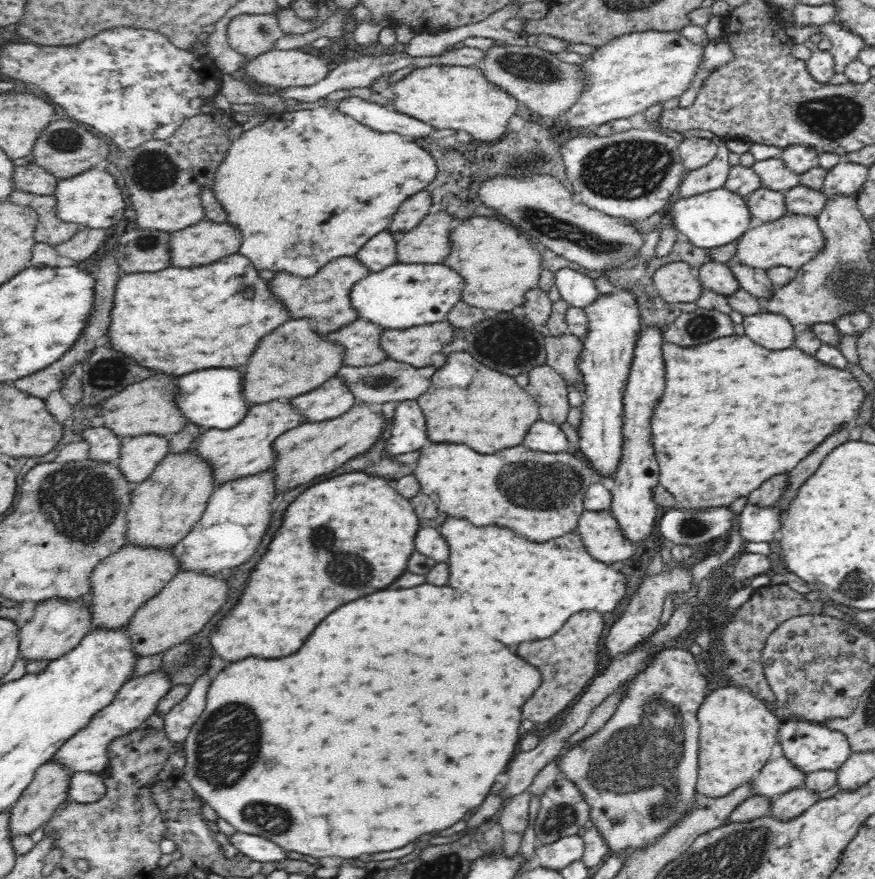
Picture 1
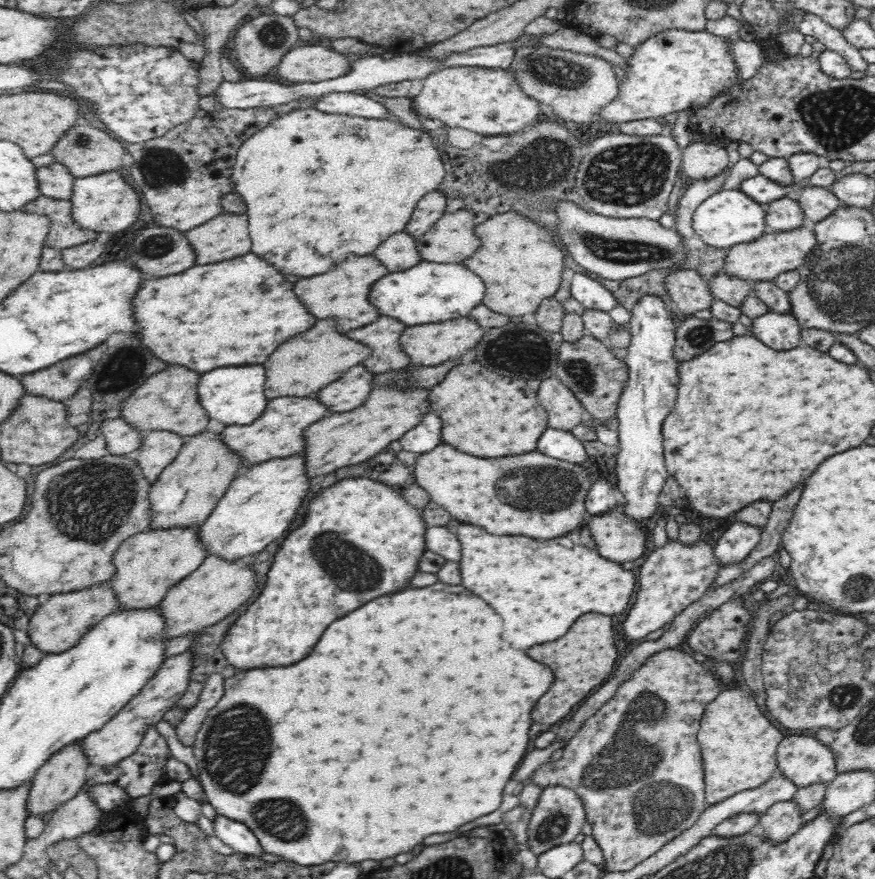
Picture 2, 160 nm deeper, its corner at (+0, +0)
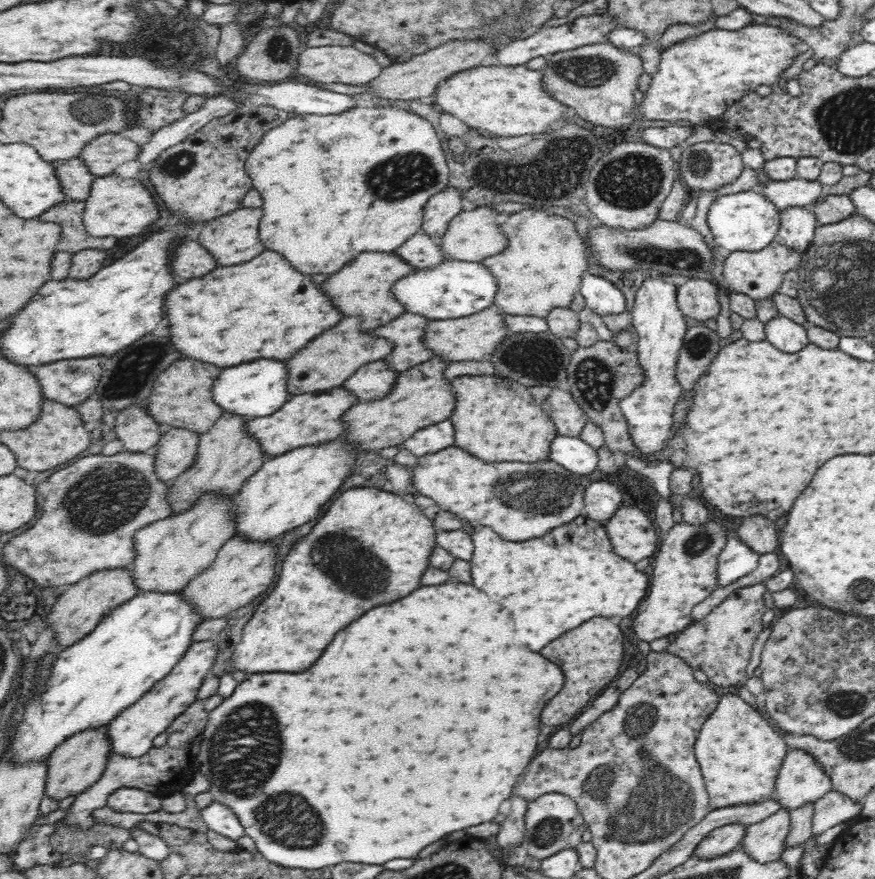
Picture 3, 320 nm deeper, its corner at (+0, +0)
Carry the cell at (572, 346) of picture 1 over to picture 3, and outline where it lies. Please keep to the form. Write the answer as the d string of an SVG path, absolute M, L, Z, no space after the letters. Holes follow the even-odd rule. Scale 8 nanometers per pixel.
M602 340L589 347L579 347L572 352L571 363L567 366L566 372L565 387L587 414L588 420L602 429L606 447L612 452L623 452L625 456L645 459L632 442L626 417L619 405L619 402L634 392L646 378L636 348L620 348L615 342Z

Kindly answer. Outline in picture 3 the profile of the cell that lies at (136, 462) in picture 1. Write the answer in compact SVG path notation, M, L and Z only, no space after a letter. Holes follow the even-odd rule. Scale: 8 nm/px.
M172 428L156 445L155 471L160 480L171 483L177 476L188 470L197 459L200 434Z

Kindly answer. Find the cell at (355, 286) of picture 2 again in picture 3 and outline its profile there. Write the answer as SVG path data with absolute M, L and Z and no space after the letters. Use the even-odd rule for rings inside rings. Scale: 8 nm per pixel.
M367 252L351 260L342 270L332 274L322 290L334 300L334 304L348 316L360 316L361 329L373 331L376 327L388 324L407 312L406 307L394 297L394 283L414 274L418 268L408 264L395 252Z

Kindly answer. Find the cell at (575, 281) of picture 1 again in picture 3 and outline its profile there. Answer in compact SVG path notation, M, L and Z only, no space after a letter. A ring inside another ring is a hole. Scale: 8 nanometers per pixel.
M586 273L583 276L579 294L586 300L586 305L600 316L622 314L627 310L627 303L622 290L602 276Z

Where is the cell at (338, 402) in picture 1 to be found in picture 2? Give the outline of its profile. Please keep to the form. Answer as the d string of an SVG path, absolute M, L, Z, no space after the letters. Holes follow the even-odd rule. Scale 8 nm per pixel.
M363 363L353 366L338 380L319 390L314 397L329 408L330 414L354 410L370 396L375 386L375 376Z

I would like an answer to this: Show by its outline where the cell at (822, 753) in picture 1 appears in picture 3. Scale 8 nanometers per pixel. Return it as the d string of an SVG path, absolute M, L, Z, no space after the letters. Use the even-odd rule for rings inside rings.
M789 749L783 763L773 793L780 808L790 812L802 805L814 804L831 791L830 778L812 755L800 749Z

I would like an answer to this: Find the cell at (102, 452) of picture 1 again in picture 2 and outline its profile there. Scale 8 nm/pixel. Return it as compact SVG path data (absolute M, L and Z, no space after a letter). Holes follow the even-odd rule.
M121 416L103 421L100 434L106 439L109 454L116 456L139 450L144 437L144 432L138 431Z

